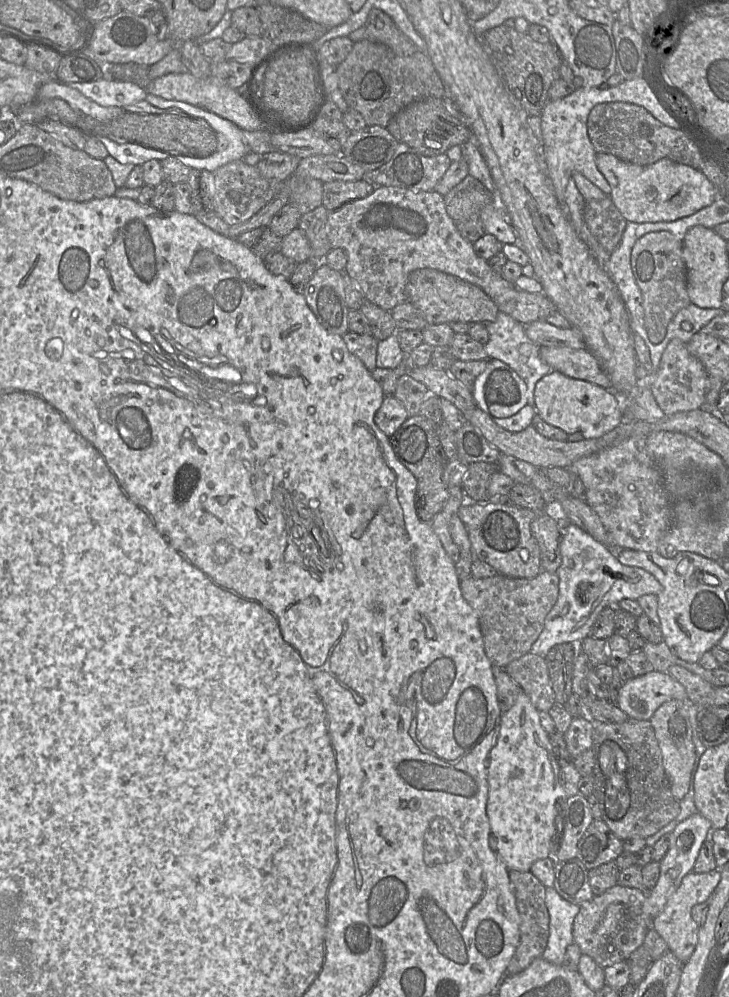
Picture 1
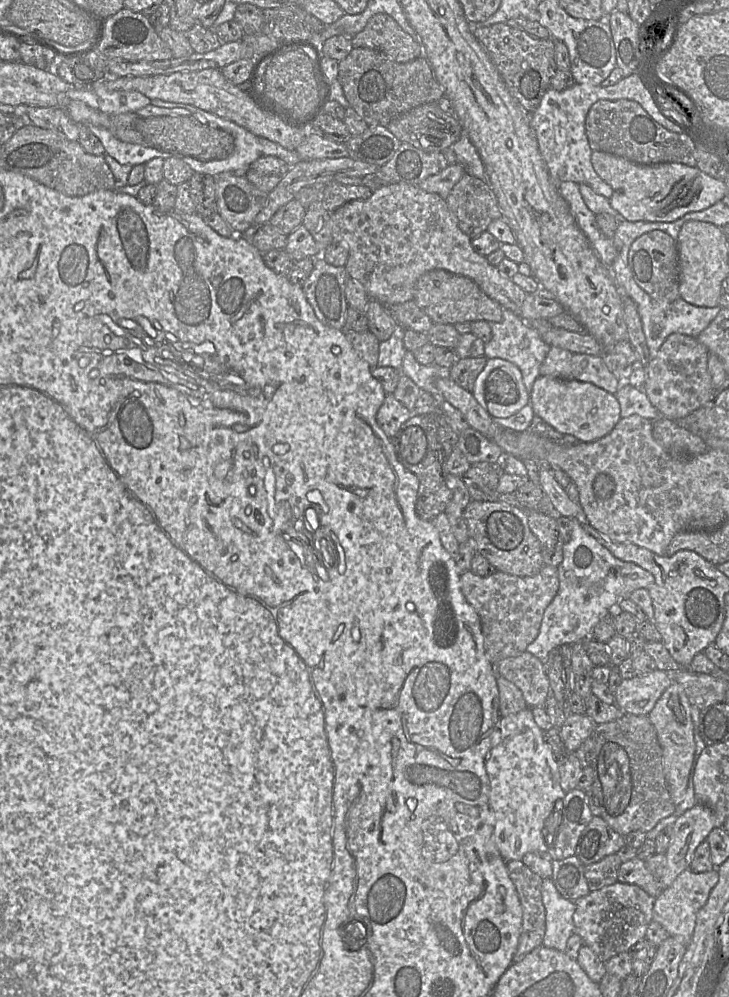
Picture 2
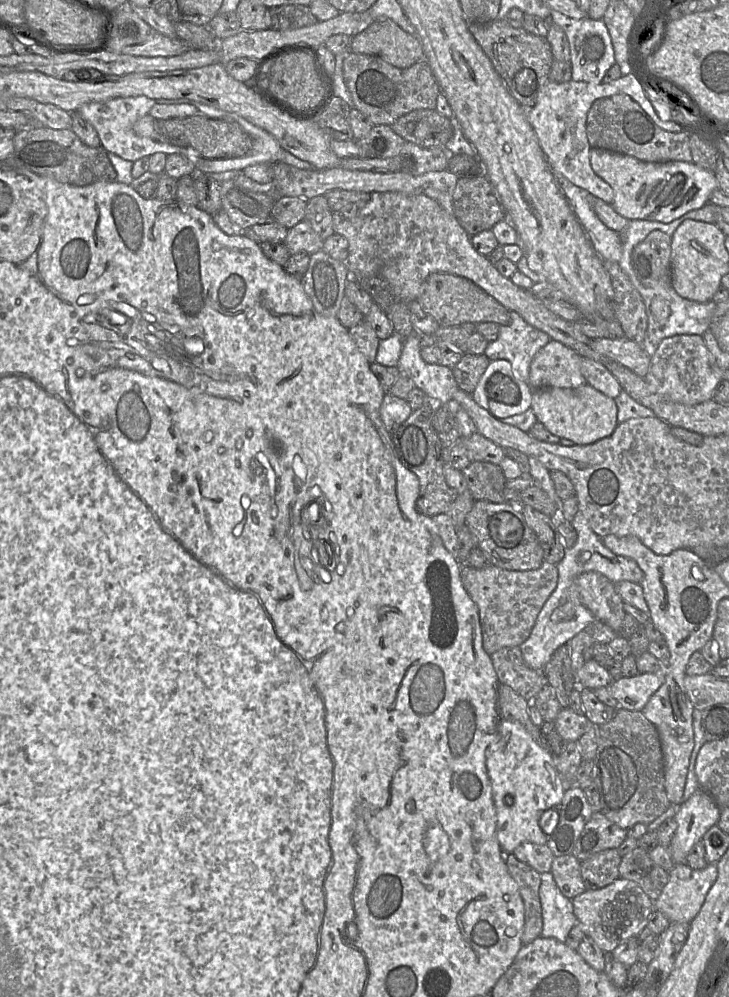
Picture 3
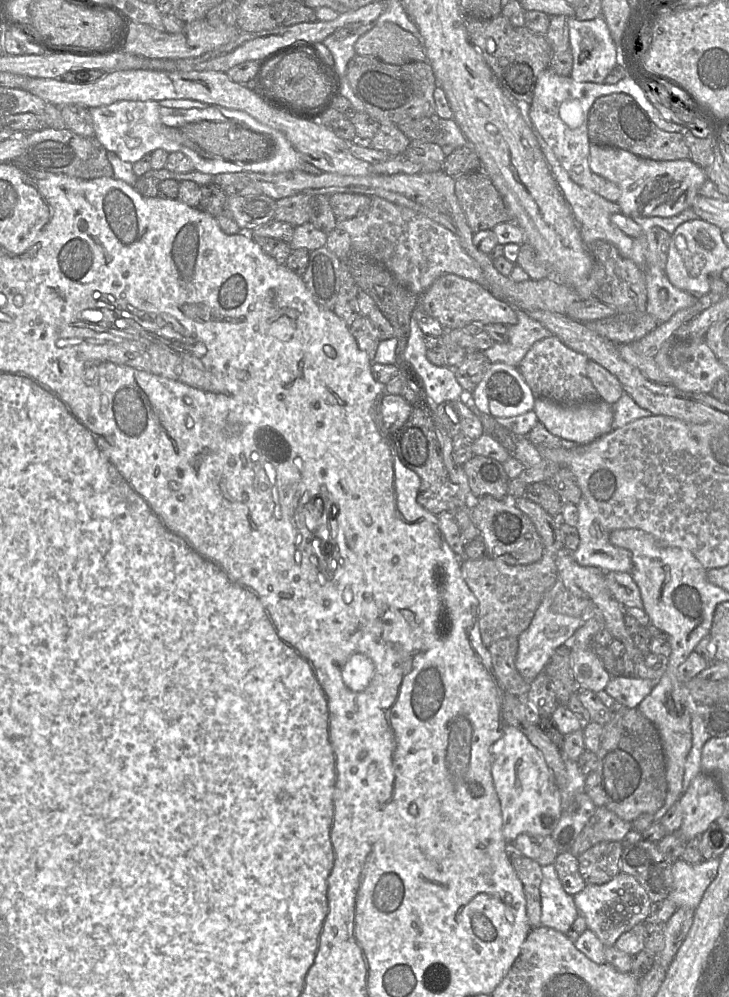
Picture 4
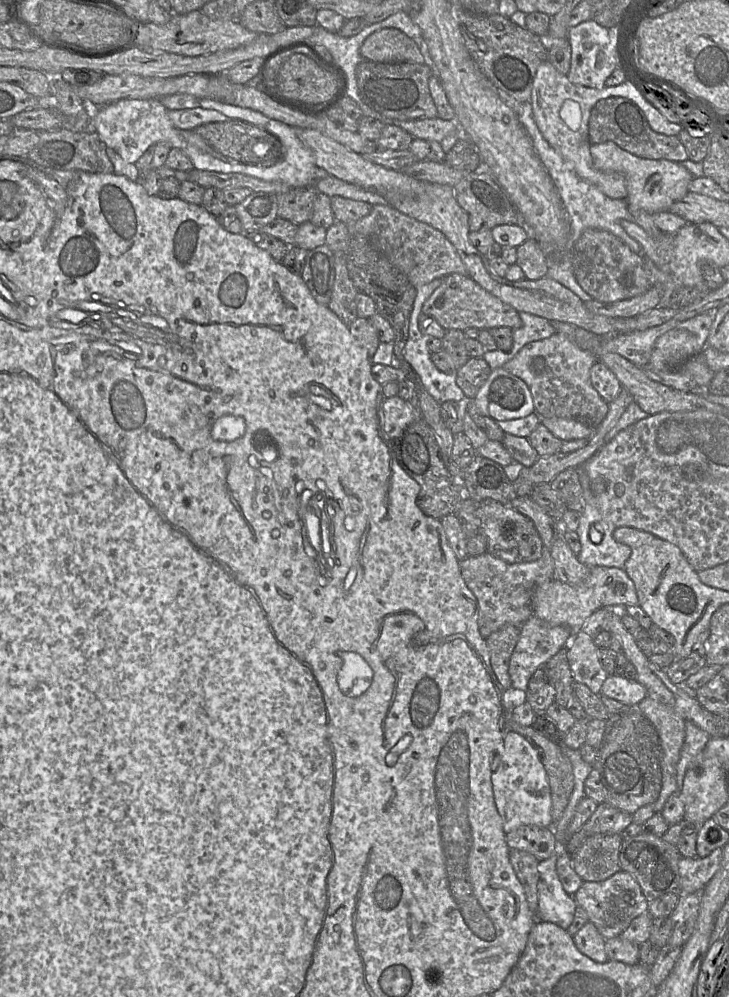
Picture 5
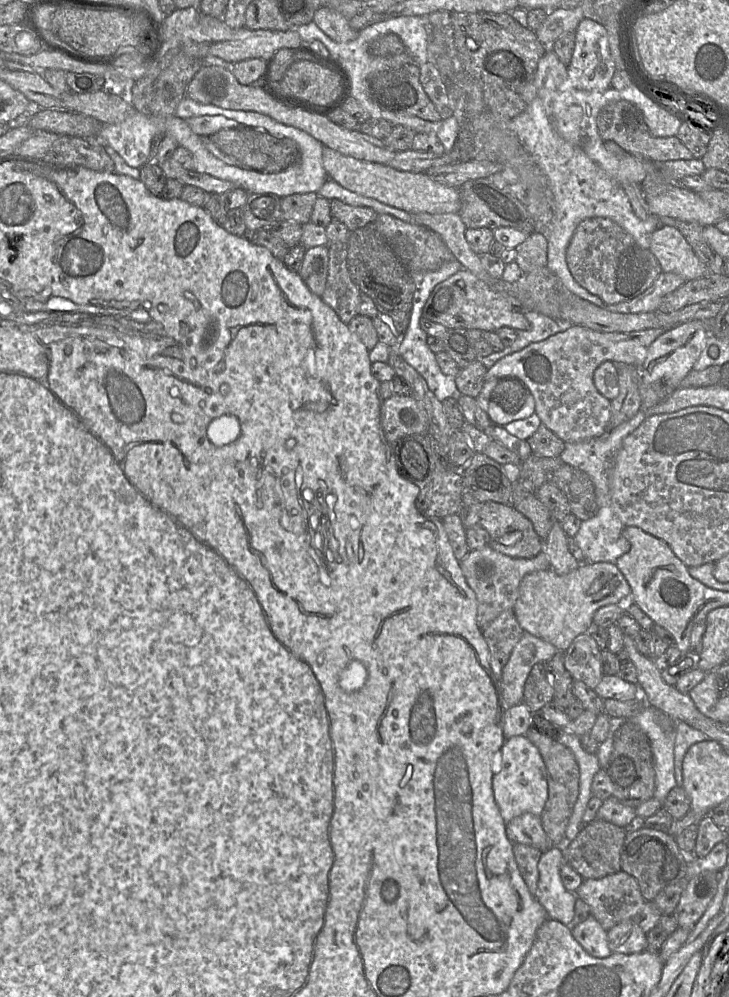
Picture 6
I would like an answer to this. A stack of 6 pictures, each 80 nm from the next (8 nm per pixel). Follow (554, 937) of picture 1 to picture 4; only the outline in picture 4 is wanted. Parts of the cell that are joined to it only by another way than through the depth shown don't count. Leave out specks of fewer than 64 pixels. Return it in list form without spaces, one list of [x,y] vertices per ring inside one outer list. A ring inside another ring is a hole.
[[[553,863],[541,871],[541,925],[566,935],[579,914],[574,898],[565,892]]]

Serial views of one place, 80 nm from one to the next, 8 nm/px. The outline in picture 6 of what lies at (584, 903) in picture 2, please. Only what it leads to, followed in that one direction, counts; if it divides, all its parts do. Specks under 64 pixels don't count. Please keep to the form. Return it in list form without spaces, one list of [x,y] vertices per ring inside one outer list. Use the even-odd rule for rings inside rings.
[[[620,870],[600,879],[583,879],[574,892],[590,908],[590,914],[608,931],[613,926],[633,918],[643,908],[646,900],[642,896],[637,880]]]

